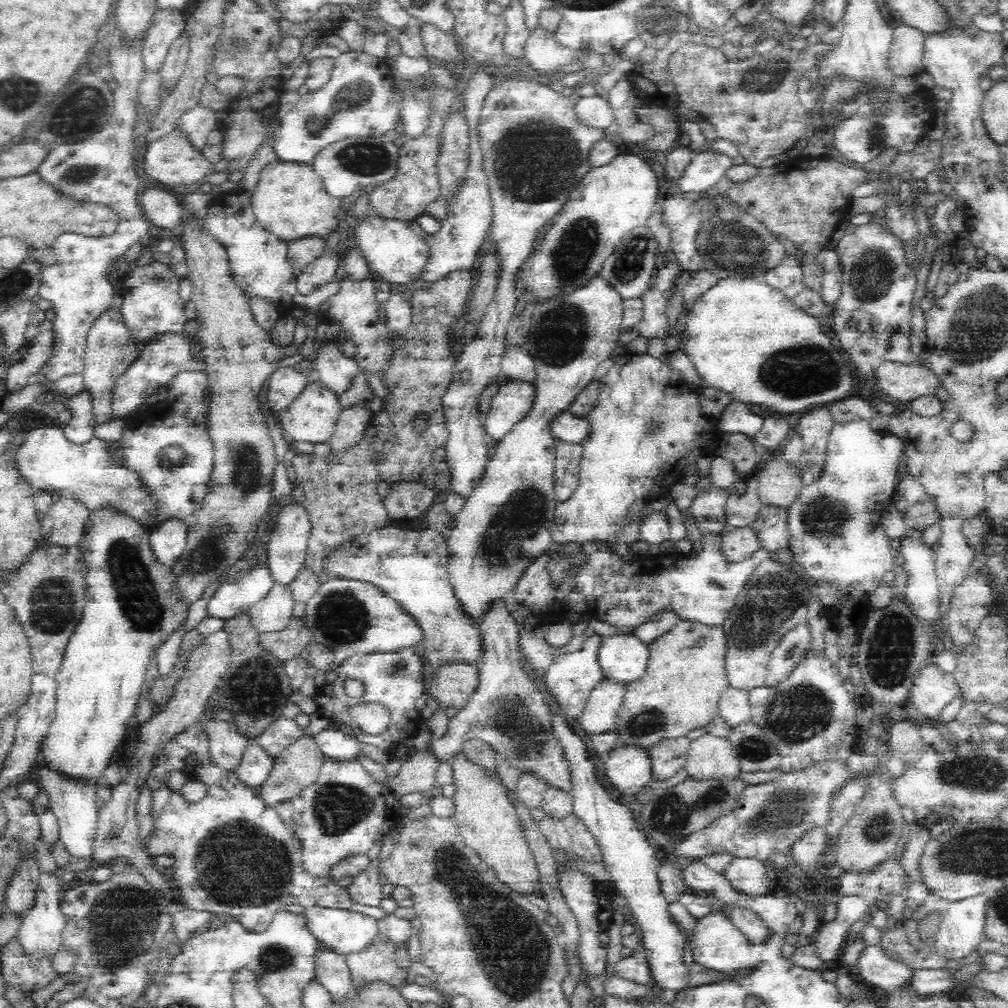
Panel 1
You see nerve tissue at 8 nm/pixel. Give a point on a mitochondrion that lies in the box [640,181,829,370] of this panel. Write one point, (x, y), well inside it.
(733, 245)

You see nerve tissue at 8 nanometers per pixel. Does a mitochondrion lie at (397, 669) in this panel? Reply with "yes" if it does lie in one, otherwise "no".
yes

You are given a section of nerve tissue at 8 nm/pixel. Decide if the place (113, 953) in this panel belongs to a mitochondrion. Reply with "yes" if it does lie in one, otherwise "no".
yes

